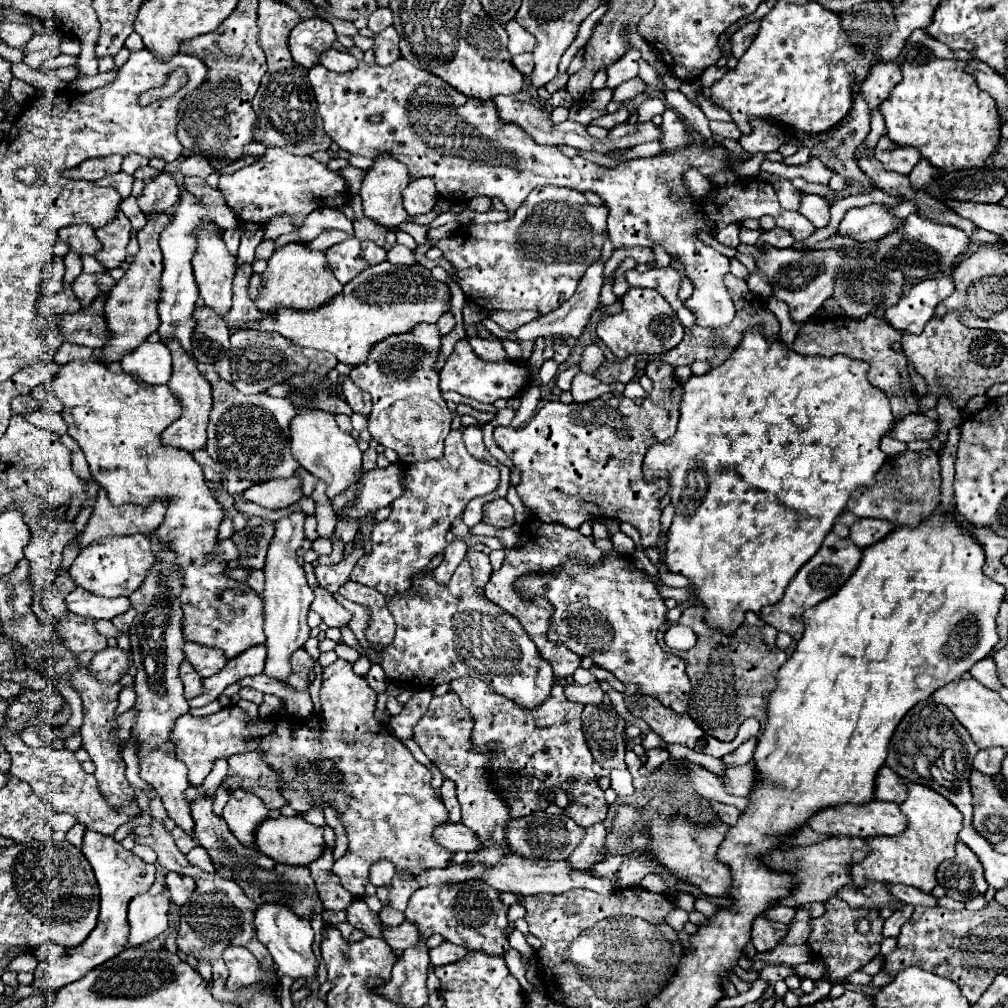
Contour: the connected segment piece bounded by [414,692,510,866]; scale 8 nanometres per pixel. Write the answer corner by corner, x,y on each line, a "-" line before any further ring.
448,692
440,698
432,698
428,712
414,728
414,742
438,766
444,778
456,782
458,802
462,806
462,824
472,828
482,844
482,848
468,852
470,864
494,866
508,854
508,846
504,840
504,826
510,820
510,814
506,812
506,804
502,804
502,800
494,796
490,784
486,784
484,770
488,766
488,756
476,756
472,752
472,744
470,744
472,726
474,722
470,712
460,704
460,698
456,694

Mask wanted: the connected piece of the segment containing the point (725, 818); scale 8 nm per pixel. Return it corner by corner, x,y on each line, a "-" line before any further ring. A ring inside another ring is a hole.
710,802
710,804
718,810
718,814
722,816
722,822
726,822
728,826
736,826
736,820
740,818
740,810
736,810
734,806
724,806
720,802

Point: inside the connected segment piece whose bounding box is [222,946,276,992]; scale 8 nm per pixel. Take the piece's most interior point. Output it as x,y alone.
244,969

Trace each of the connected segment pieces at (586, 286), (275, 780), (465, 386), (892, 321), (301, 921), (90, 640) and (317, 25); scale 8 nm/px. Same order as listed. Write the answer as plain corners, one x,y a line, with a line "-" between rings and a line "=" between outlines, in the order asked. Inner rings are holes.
596,260
588,270
586,274
580,279
576,292
571,298
569,298
558,310
554,312
548,312
546,316
540,316
520,328
516,328
512,334
522,342
522,340
536,340
536,338
544,338
544,336
580,336
582,328
586,326
590,314
598,308
598,296
600,296
600,288
602,288
602,282
604,282
604,262
602,260
=
260,752
234,754
228,758
228,786
244,788
254,792
264,800
268,808
282,808
286,804
280,788
280,772
274,772
270,764
266,764
=
460,340
446,360
444,368
440,370
440,388
442,390
456,390
462,396
474,398
478,402
494,402
498,398
512,398
522,392
522,388
530,382
530,372
522,362
502,362
502,364
490,364
480,360
474,350
470,348
468,340
=
942,276
934,280
922,280
914,284
896,306
886,310
886,322
896,330
912,334
922,332
926,322
934,316
938,302
954,292
954,278
=
268,902
260,904
254,914
254,924
258,930
258,940
268,948
268,952
274,958
274,964
278,966
280,974
286,974
294,980
306,978
306,984
312,986
312,994
318,994
318,982
316,982
316,958
312,954
314,944
314,932
310,928
310,922
302,916
298,916
294,910
290,910
286,904
=
70,614
68,618
54,622
52,628
62,636
66,646
76,654
86,652
86,650
100,652
102,648
106,648
106,636
96,632
94,620
90,618
=
308,18
298,22
296,28
290,32
288,46
294,62
304,68
312,68
320,62
320,54
328,50
334,40
336,32
328,20

